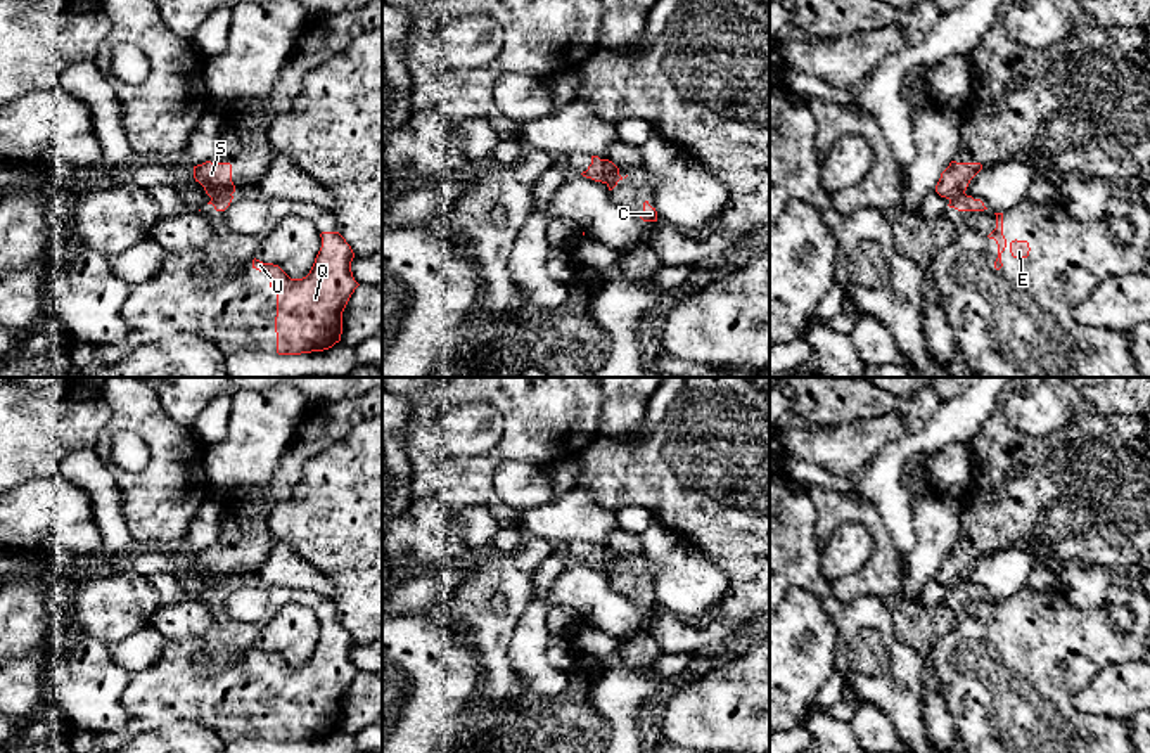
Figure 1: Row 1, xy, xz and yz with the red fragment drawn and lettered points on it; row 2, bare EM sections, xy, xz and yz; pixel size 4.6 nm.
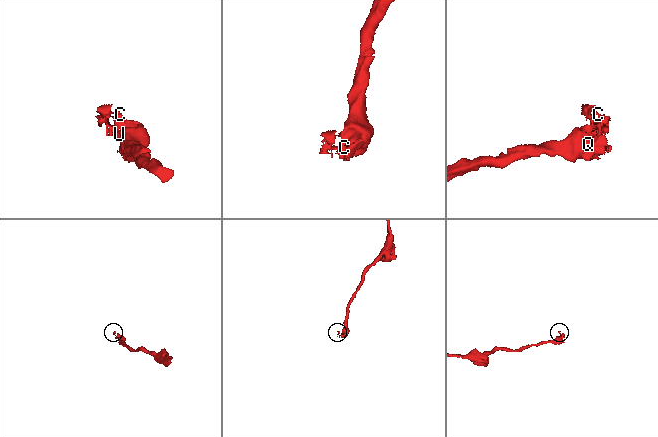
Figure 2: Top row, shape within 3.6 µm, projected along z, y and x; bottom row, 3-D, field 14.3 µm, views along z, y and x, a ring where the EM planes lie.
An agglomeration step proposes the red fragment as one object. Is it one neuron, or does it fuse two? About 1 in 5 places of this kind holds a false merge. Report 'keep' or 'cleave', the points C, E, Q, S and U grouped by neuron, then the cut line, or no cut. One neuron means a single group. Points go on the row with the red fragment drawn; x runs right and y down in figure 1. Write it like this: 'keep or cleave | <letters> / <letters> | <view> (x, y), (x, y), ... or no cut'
cleave | C E Q U / S | xy (230, 193), (211, 199)

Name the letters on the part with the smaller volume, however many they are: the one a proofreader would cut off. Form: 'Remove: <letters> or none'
Remove: S

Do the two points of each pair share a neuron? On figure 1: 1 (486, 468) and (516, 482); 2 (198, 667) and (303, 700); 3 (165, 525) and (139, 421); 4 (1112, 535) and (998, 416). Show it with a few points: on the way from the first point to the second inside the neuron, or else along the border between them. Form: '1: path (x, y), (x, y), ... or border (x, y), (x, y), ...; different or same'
1: border (536, 463), (497, 469), (504, 504); different
2: path (225, 655), (256, 651), (282, 672); same
3: path (165, 499), (165, 447); same
4: path (1083, 506), (1022, 444); same

